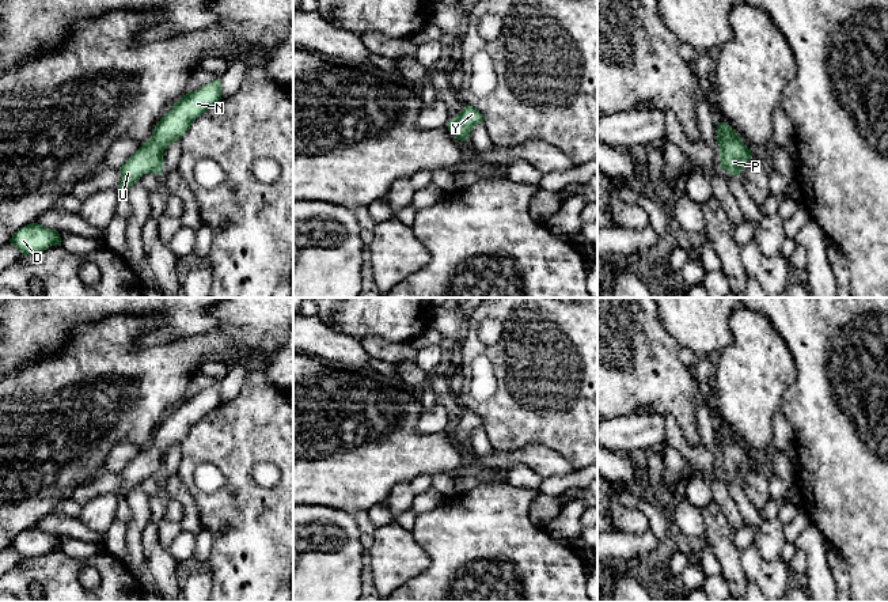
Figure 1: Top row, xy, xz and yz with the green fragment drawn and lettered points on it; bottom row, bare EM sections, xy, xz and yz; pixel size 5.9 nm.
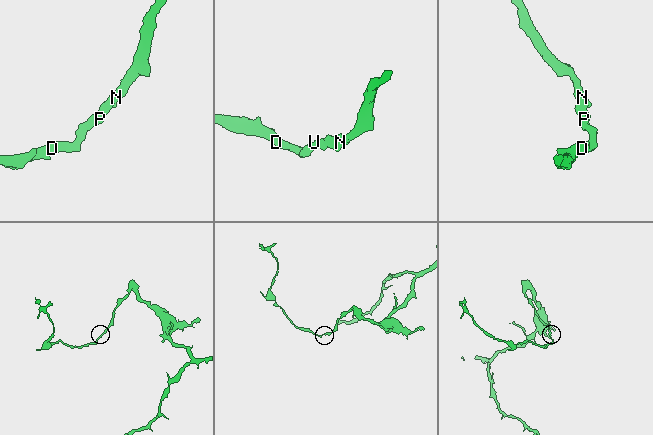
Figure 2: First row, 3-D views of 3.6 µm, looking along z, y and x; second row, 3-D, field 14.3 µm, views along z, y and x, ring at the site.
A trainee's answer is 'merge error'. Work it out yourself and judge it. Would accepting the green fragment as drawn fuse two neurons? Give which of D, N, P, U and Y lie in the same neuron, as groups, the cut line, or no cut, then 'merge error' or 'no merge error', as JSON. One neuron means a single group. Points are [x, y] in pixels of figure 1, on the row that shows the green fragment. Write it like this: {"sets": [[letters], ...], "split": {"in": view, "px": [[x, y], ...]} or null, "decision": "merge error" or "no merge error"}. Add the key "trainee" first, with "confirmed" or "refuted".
{"trainee": "refuted", "sets": [["D", "N", "P", "U", "Y"]], "split": null, "decision": "no merge error"}

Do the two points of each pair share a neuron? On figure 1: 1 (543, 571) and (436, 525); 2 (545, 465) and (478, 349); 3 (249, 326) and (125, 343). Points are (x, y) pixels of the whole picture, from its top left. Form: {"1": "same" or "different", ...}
{"1": "same", "2": "different", "3": "same"}

